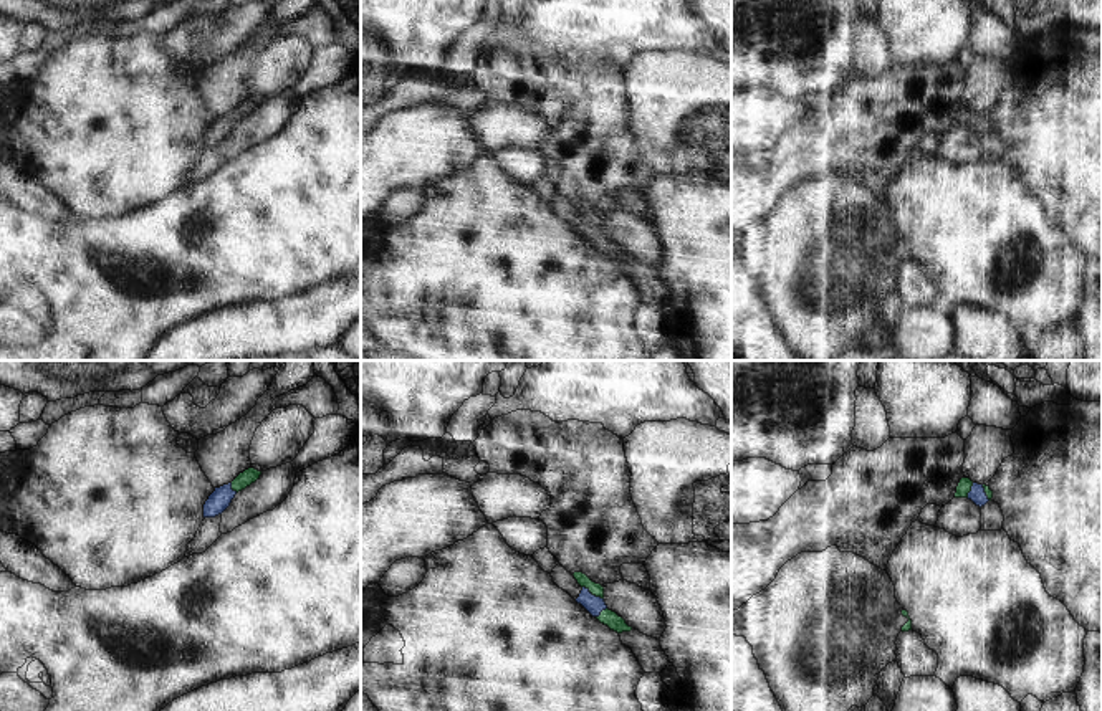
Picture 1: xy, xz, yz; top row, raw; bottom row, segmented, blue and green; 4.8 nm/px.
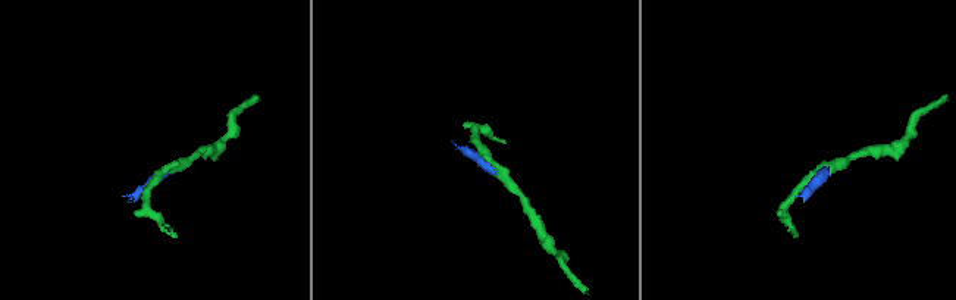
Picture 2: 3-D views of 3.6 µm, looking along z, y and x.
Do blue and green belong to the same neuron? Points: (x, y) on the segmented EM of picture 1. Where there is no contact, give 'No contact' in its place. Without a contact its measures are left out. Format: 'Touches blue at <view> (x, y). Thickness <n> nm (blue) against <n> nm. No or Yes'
Touches blue at xz (591, 594). Thickness 90 nm (blue) against 60 nm. Yes

